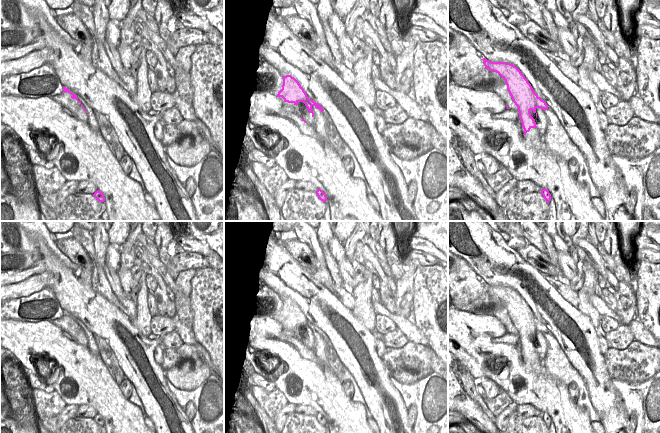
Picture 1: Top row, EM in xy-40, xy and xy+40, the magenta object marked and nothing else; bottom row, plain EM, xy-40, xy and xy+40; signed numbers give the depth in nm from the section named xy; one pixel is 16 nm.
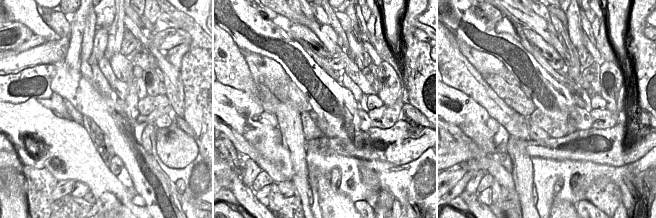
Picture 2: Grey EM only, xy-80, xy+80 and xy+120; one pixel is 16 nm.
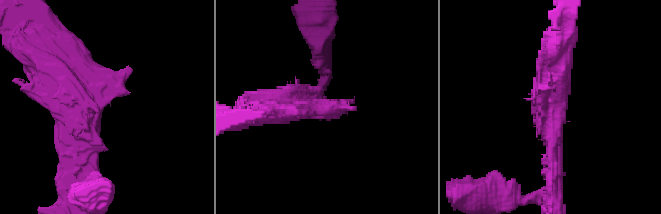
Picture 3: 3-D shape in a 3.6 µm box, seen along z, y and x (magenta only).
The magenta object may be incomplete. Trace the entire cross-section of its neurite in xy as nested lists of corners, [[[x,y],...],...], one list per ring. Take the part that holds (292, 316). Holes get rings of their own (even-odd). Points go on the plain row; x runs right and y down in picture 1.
[[[291,299],[282,301],[282,313],[278,316],[276,321],[282,321],[284,323],[284,326],[293,327],[294,329],[298,329],[299,326],[303,326],[307,331],[309,337],[312,338],[312,341],[314,341],[314,336],[312,333],[313,330],[318,332],[321,336],[324,335],[323,331],[320,328],[308,322],[306,316],[294,301],[292,301]]]

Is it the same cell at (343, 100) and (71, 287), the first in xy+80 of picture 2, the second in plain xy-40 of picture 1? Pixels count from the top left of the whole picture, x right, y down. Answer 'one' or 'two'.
one

